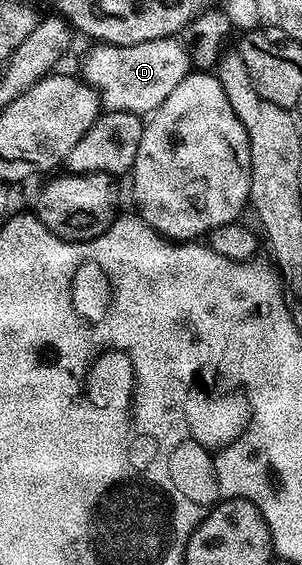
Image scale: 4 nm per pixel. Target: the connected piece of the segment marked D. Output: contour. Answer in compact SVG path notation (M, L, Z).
M167 36L150 42L138 42L130 46L96 42L91 45L84 60L83 79L99 93L103 107L109 112L135 112L151 114L166 94L182 82L190 71L188 50L179 39Z

